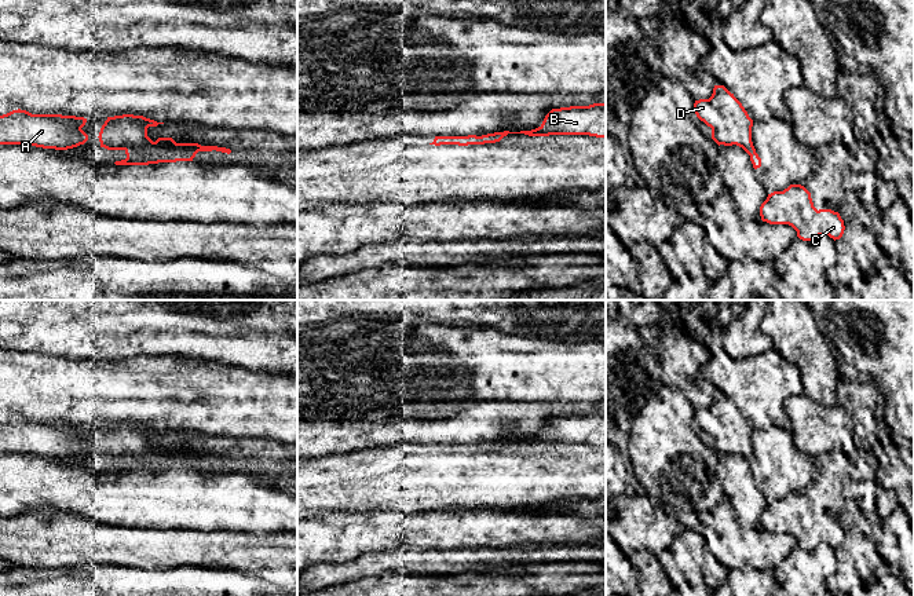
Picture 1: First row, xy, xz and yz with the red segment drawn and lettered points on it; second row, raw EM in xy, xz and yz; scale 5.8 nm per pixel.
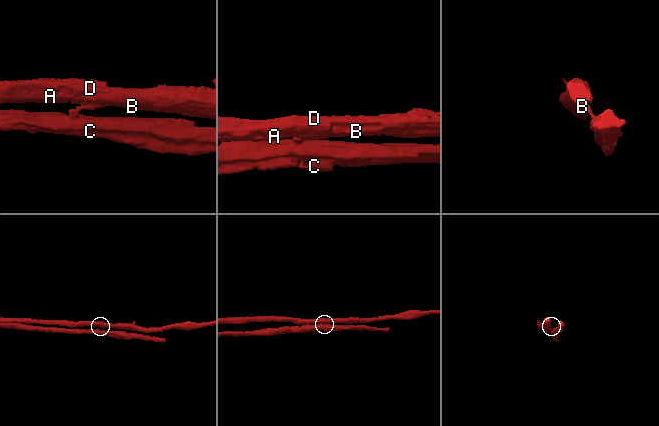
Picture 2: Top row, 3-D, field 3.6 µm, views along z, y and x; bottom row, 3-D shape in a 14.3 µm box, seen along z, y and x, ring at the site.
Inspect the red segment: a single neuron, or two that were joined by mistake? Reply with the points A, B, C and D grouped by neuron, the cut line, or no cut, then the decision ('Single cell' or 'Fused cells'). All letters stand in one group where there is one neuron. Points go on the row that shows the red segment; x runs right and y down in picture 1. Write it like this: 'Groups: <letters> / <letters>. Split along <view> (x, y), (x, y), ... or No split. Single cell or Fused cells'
Groups: A B D / C. Split along xy (125, 150), (142, 156), (149, 149), (158, 160), (187, 160). Fused cells

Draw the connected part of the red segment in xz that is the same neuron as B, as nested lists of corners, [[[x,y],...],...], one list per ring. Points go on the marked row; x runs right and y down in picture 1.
[[[606,103],[552,109],[535,129],[520,132],[504,131],[487,135],[493,140],[500,142],[508,134],[524,134],[529,136],[589,135],[606,138]]]

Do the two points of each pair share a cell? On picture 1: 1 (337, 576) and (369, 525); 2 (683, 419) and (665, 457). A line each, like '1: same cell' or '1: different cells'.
1: different cells
2: same cell

